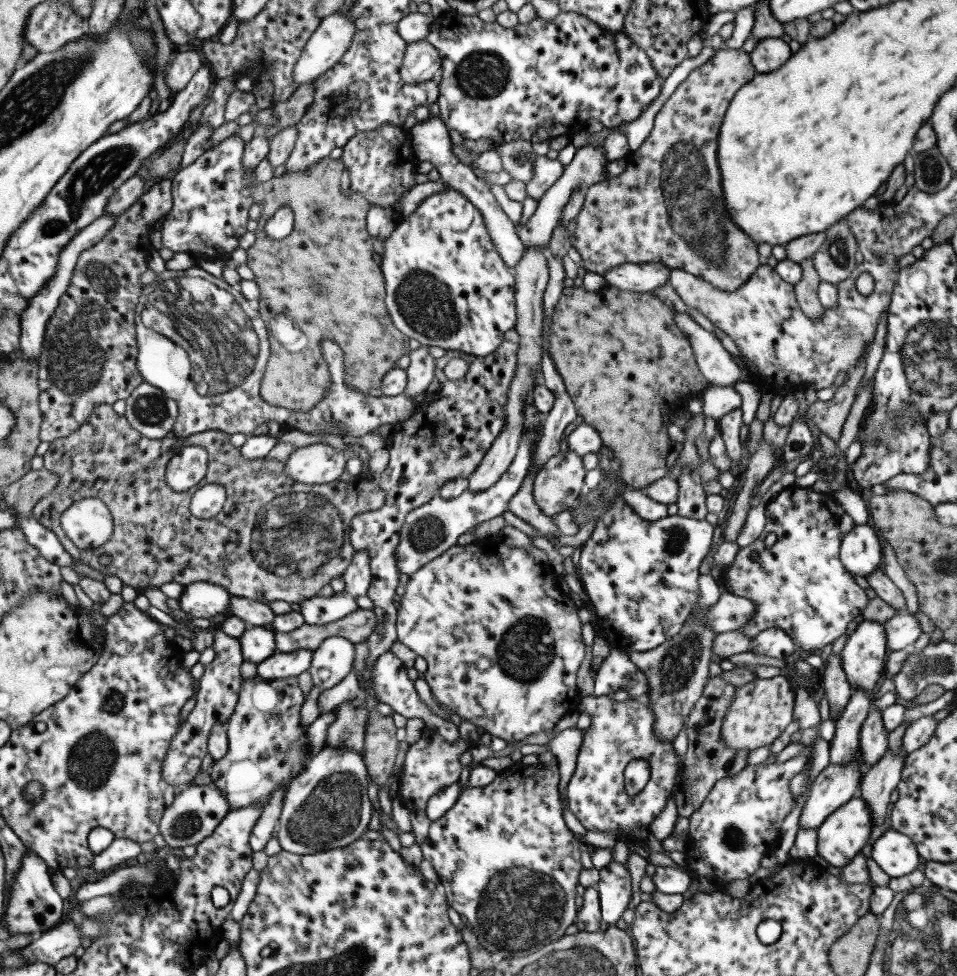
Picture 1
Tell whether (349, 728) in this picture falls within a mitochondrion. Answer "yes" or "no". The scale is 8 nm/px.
yes

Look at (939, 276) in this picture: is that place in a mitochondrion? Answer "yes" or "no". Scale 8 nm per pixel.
no

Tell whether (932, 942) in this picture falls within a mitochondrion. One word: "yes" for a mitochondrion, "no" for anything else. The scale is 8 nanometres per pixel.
yes

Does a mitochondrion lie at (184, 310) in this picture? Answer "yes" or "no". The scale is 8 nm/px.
yes

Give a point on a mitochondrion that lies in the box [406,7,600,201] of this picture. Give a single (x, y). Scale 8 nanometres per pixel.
(480, 74)

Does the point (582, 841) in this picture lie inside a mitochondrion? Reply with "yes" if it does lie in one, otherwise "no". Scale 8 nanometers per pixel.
no

